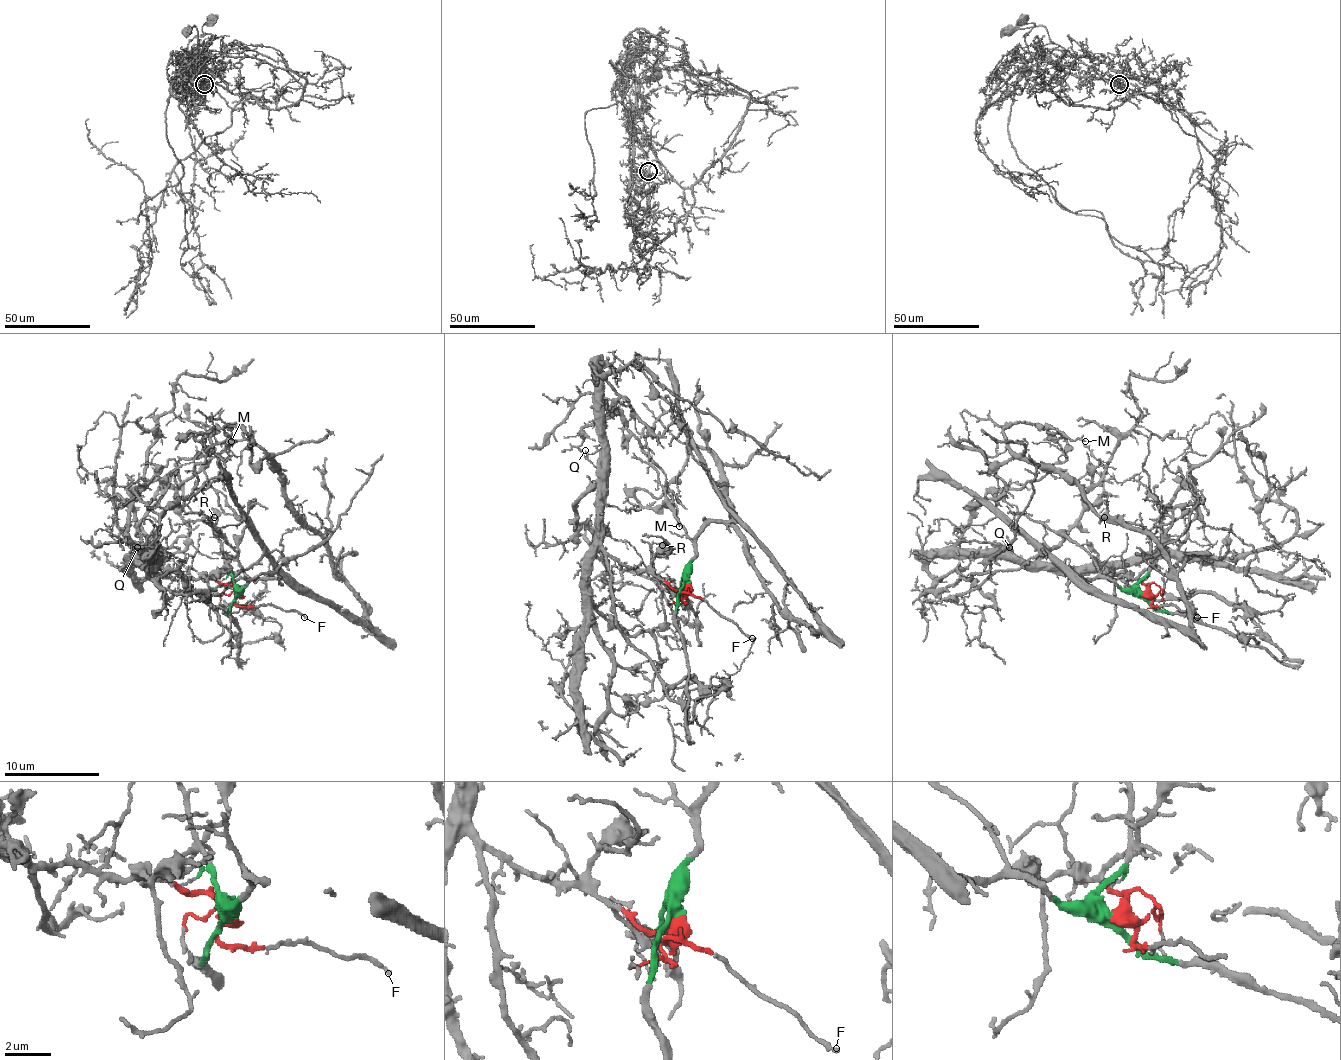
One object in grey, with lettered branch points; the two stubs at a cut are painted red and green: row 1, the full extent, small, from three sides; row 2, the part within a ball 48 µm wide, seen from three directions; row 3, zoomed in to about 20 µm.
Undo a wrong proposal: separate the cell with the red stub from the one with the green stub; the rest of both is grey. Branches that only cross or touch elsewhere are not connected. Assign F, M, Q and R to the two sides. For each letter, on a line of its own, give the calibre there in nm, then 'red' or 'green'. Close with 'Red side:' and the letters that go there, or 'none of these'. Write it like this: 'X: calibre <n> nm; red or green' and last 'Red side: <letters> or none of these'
F: calibre 200 nm; red
M: calibre 140 nm; green
Q: calibre 130 nm; red
R: calibre 130 nm; green
Red side: F, Q

